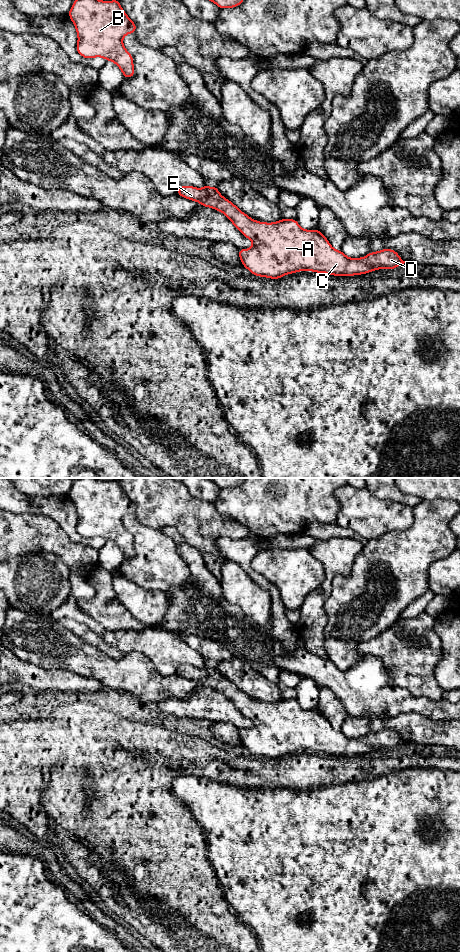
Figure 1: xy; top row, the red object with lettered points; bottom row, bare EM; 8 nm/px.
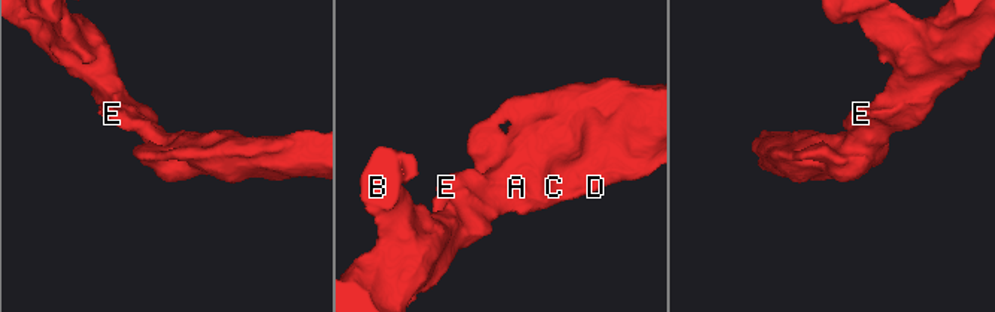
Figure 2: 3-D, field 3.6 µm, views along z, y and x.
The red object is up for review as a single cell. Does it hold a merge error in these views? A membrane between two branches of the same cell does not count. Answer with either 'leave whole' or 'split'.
leave whole

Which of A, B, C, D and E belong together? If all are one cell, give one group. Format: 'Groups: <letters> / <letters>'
Groups: A B C D E

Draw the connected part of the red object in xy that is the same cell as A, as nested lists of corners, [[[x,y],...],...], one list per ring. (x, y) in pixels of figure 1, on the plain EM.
[[[191,665],[180,666],[177,674],[199,682],[203,687],[211,687],[225,694],[236,709],[252,721],[253,725],[250,729],[239,729],[238,733],[243,746],[253,755],[259,757],[275,760],[298,751],[313,751],[333,756],[354,756],[378,749],[395,749],[406,743],[395,730],[385,728],[378,732],[370,732],[363,738],[349,738],[342,731],[335,730],[318,709],[305,710],[296,699],[281,699],[273,703],[258,702],[224,678],[219,673],[217,666],[208,667],[204,665],[201,669]]]

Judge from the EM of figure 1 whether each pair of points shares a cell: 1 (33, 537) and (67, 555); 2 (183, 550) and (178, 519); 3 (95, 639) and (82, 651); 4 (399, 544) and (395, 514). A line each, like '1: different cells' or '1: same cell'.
1: same cell
2: different cells
3: different cells
4: different cells

